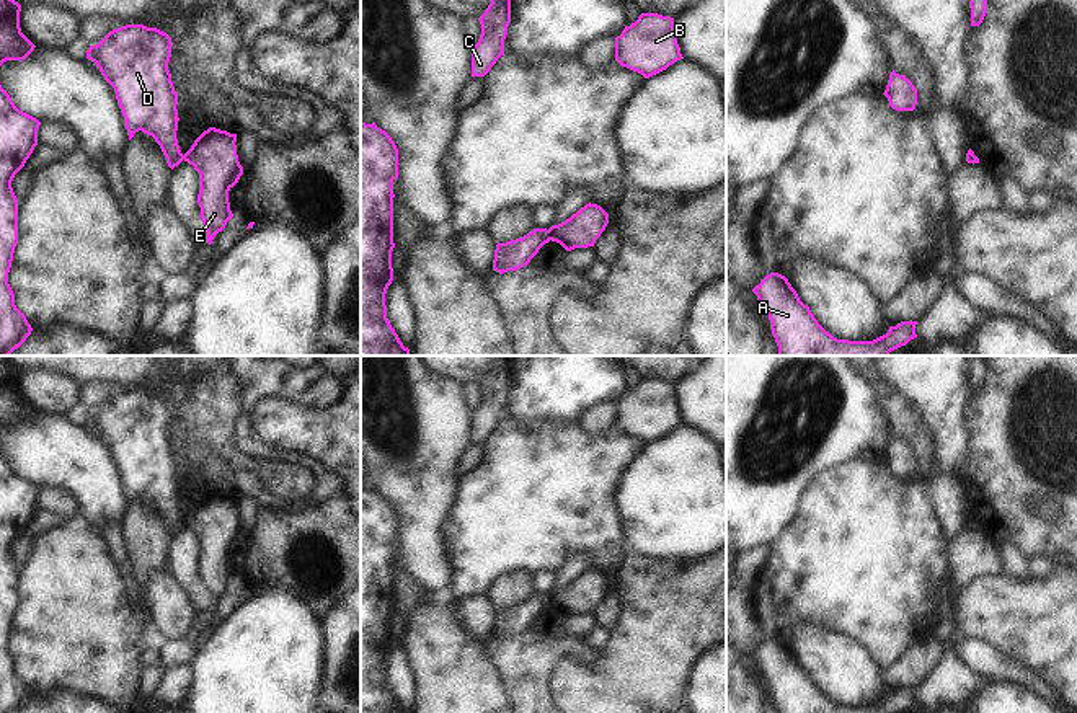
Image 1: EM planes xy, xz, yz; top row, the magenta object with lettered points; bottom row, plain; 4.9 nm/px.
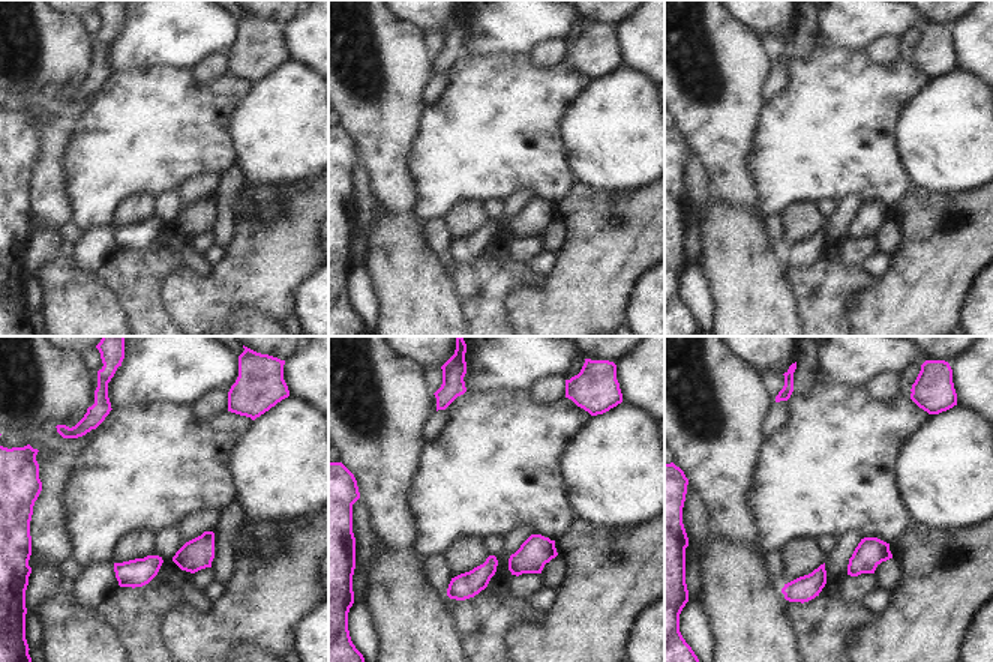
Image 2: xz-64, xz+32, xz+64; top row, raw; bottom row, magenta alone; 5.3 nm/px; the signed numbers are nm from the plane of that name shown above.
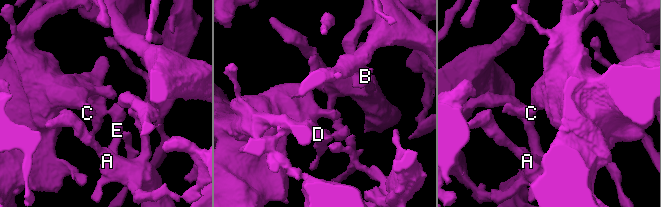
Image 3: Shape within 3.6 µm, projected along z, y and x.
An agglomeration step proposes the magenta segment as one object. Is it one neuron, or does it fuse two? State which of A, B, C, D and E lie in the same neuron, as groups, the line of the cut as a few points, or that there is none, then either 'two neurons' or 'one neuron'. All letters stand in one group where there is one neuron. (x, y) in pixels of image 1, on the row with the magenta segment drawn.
A B E / C D | xz (547, 230), (550, 239) | two neurons

